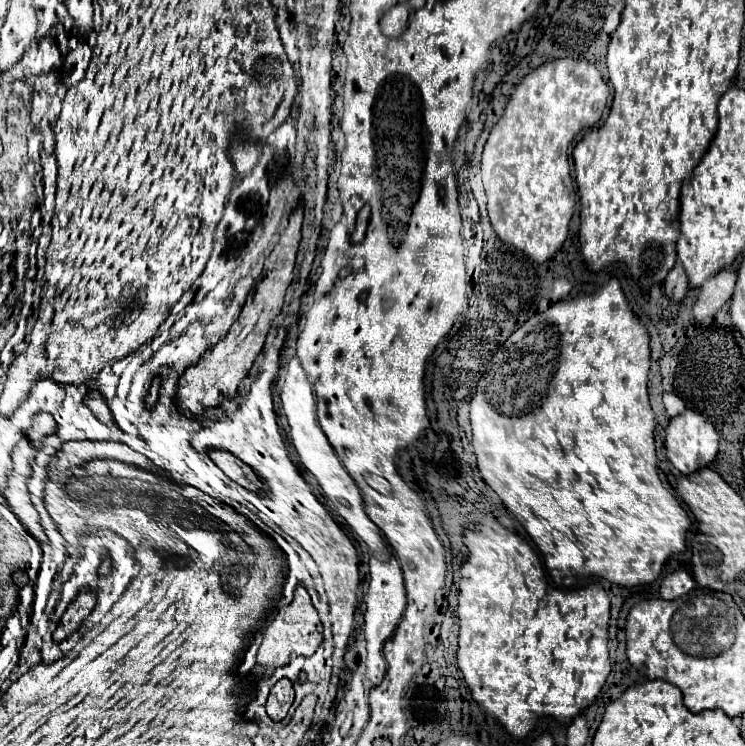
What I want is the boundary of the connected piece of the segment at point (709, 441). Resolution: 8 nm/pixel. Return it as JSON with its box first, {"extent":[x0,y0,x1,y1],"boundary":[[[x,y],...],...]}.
{"extent":[665,410,719,474],"boundary":[[[693,410],[671,418],[665,436],[669,462],[681,474],[693,474],[709,466],[719,450],[719,434],[709,420]]]}

